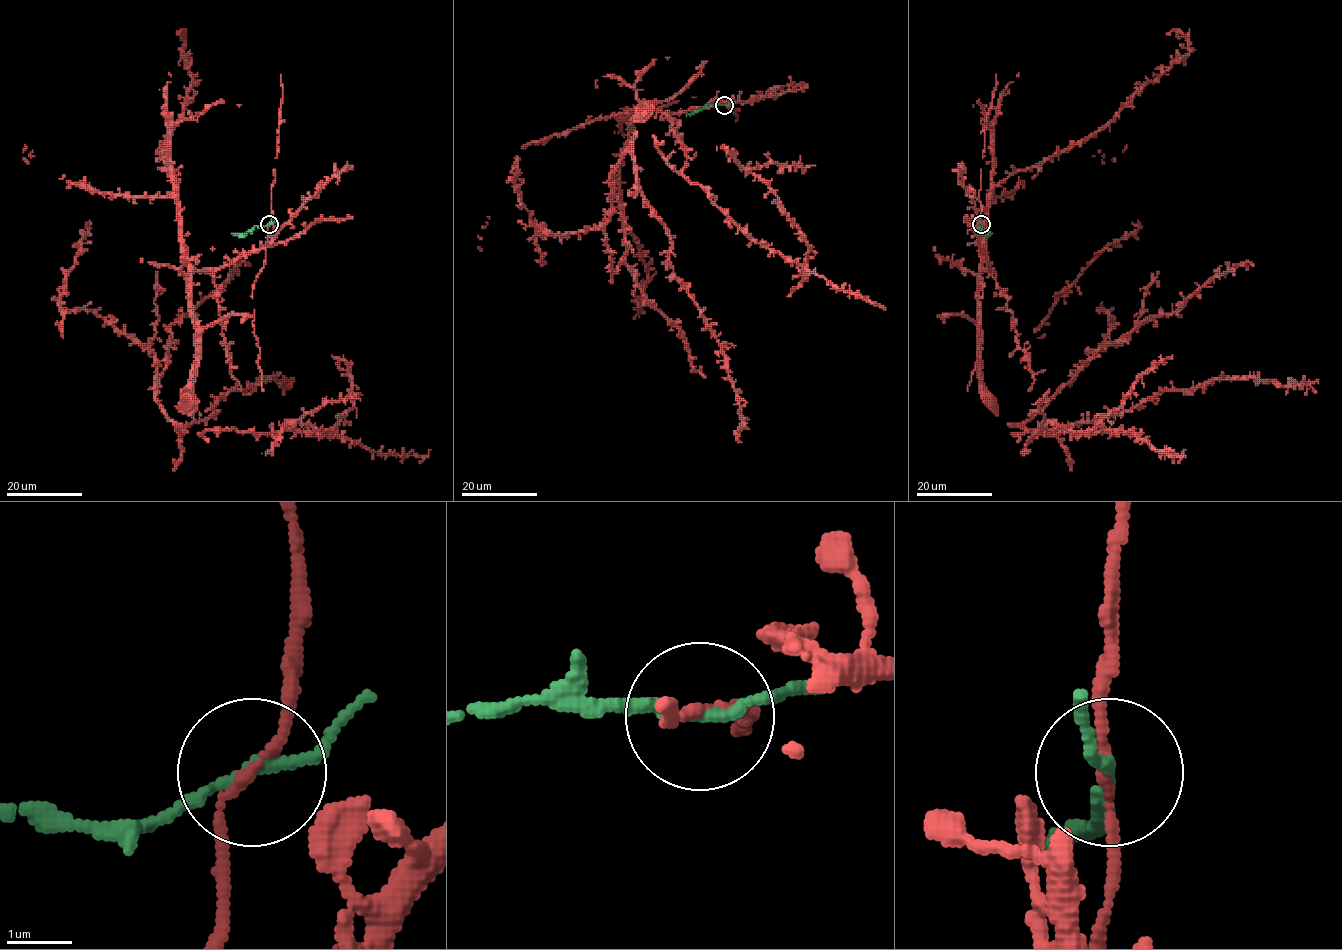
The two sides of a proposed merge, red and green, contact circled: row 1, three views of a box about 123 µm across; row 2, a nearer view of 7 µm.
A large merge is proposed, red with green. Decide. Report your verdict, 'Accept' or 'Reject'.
Reject

